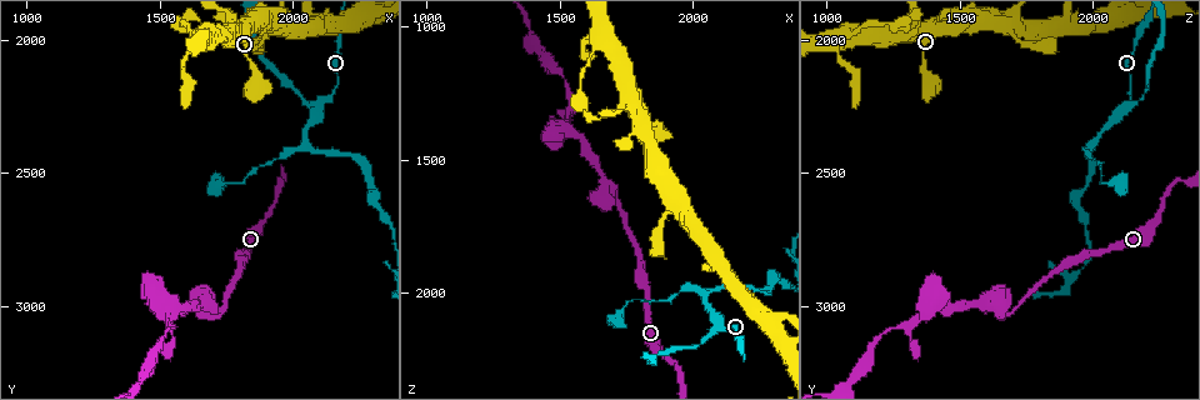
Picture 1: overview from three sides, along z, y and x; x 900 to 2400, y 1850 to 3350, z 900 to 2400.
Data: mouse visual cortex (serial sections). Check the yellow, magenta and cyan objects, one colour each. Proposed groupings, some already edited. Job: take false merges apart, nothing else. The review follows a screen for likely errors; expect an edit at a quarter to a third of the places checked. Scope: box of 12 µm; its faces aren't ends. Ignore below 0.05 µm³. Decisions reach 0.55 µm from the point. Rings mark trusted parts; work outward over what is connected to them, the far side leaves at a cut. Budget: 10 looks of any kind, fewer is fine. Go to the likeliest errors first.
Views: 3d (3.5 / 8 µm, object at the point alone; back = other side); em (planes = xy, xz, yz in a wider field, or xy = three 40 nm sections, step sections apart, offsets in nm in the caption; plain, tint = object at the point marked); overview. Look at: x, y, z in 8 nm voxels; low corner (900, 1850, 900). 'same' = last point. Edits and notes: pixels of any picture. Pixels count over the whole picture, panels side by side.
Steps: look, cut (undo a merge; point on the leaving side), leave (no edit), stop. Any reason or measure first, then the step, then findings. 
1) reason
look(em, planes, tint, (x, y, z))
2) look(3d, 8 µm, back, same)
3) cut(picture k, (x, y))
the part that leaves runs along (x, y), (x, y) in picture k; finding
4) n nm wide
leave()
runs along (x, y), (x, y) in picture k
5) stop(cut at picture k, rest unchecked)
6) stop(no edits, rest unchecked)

small branch off a trunk
look(3d, 8 µm, back, (2110, 2250, 2130))

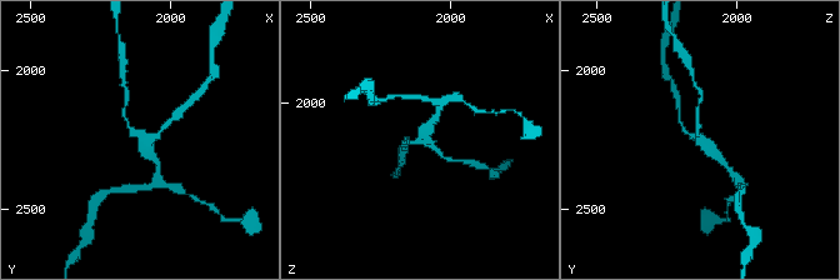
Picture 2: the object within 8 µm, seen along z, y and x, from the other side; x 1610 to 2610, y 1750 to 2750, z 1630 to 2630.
closer look
look(3d, 3.5 µm, (2100, 2240, 2130))

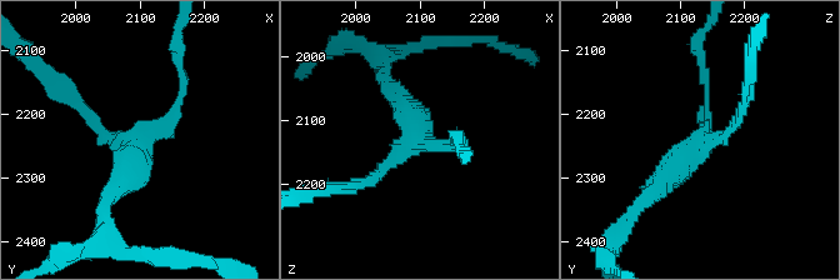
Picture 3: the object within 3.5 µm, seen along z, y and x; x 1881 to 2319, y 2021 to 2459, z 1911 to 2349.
3 arms; arms of 100, 150, 300 nm
look(em, xy, step 5, tint, (2100, 2250, 2125))

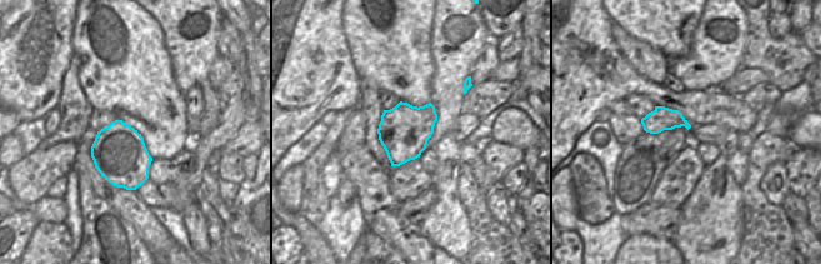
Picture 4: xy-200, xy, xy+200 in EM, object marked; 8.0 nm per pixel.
leave()
runs along (180, 76), (176, 110), (106, 199) in picture 3; one cell here

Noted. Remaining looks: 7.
a fork
look(3d, 3.5 µm, (1670, 3000, 1640))

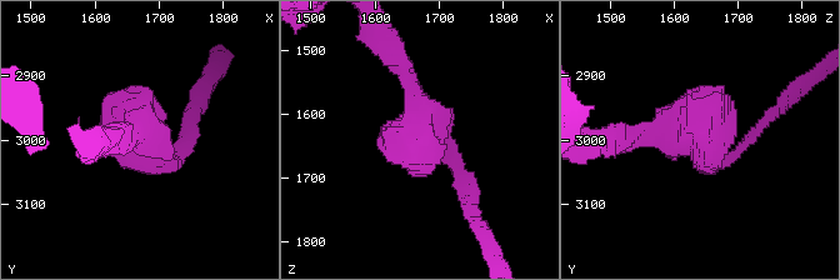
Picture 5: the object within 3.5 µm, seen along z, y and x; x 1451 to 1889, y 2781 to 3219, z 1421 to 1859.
now the EM
look(em, xy, step 3, tint, (1670, 3010, 1640))

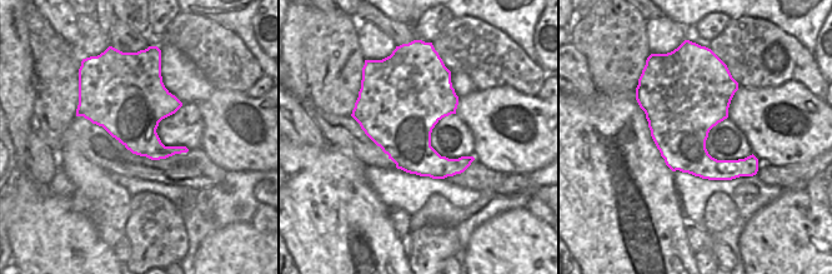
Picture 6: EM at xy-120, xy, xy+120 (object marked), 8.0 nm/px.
leave()
runs along (740, 150), (628, 139) in picture 5; continuous, no second cell

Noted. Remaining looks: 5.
sharp bend
look(3d, 3.5 µm, back, (1550, 3100, 1310))

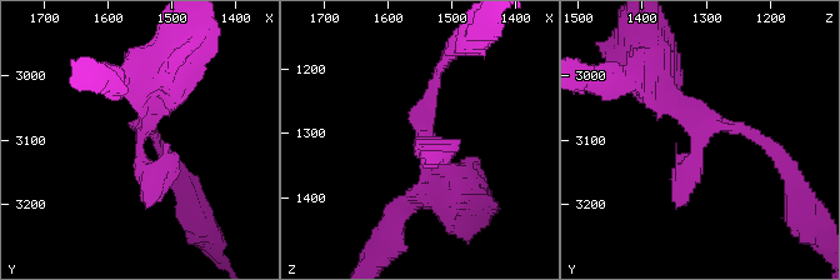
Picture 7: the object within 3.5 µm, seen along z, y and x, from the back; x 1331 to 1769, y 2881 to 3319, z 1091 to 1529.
look(em, xy, step 1, tint, (1555, 3105, 1310))

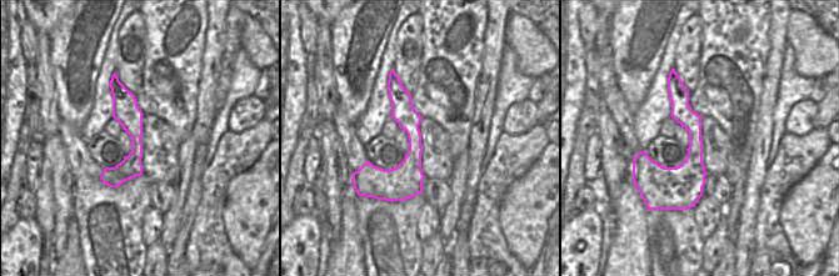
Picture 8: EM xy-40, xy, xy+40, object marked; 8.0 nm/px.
leave()
runs along (653, 79), (698, 133), (689, 175), (675, 144) in picture 7; all the same cell

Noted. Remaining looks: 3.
narrows sharply
look(3d, 8 µm, (1640, 2010, 1040))

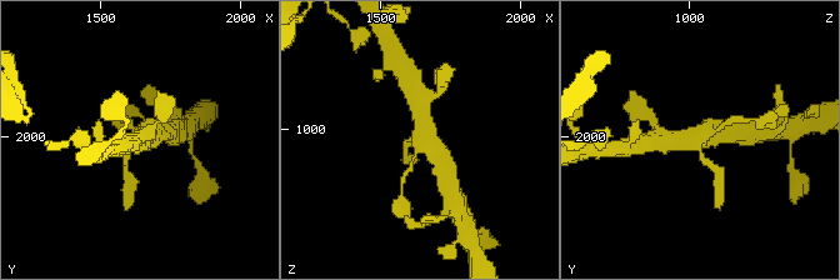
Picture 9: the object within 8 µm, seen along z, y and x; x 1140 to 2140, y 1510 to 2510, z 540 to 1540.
look(3d, 3.5 µm, (1640, 2010, 1040))

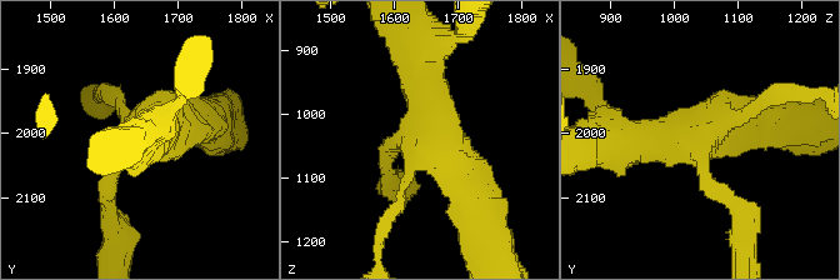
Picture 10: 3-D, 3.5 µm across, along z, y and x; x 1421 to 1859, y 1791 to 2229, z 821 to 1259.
arms of 150, 200, 350, 500 nm
leave()
one cell here

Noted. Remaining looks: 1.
stop(no edits, rest unchecked)

